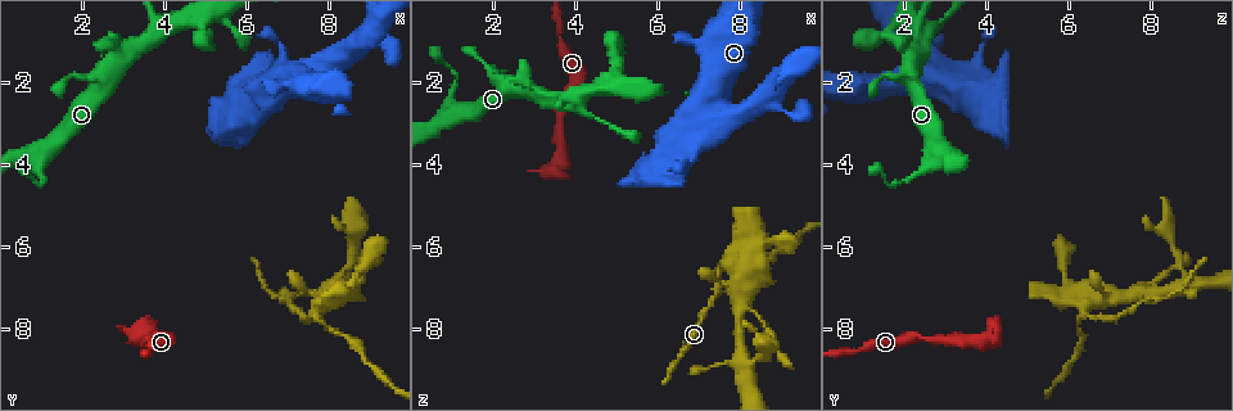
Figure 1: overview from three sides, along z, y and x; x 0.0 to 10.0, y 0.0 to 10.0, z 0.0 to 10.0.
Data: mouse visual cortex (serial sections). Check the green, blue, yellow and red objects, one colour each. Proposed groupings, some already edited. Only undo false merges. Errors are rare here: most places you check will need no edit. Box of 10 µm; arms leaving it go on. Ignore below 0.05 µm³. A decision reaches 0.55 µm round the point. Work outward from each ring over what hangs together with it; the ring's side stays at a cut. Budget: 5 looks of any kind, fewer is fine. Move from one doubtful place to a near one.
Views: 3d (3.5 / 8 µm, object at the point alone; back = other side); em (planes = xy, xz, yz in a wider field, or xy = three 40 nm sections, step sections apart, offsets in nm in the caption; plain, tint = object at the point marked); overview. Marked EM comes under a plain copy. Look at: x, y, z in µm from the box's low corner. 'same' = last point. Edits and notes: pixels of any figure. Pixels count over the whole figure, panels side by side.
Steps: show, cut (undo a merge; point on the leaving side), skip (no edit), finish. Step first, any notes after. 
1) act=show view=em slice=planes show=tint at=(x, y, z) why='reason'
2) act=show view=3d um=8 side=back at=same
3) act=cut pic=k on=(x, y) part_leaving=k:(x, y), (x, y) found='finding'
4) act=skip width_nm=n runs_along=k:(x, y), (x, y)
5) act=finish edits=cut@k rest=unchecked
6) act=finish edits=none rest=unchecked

act=show view=3d um=3.5 at=(9.40, 1.10, 2.85) why='sharp bend'

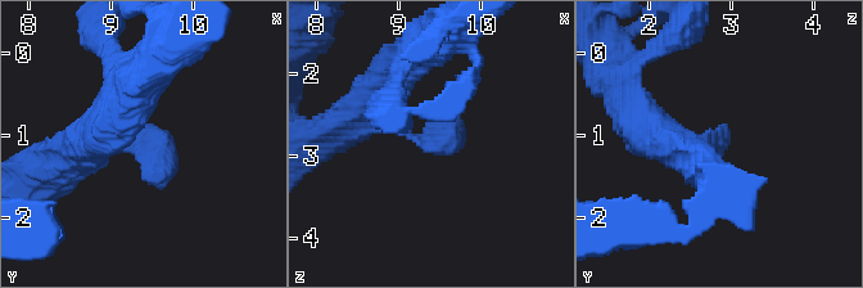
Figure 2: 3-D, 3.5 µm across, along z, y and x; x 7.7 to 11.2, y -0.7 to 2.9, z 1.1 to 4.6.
act=show view=em slice=planes show=tint at=(9.40, 1.10, 2.80) why='shape alone is not enough'

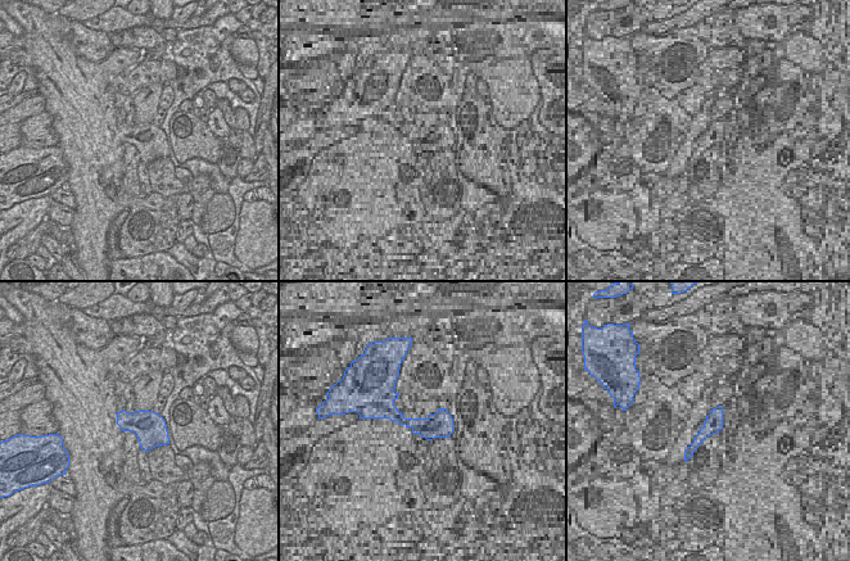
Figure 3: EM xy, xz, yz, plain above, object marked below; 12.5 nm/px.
act=skip runs_along=2:(71, 158), (147, 142), (147, 181) found='one cell here'

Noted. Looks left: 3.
act=show view=3d um=3.5 at=(8.05, 7.25, 6.55) why='sharp bend'

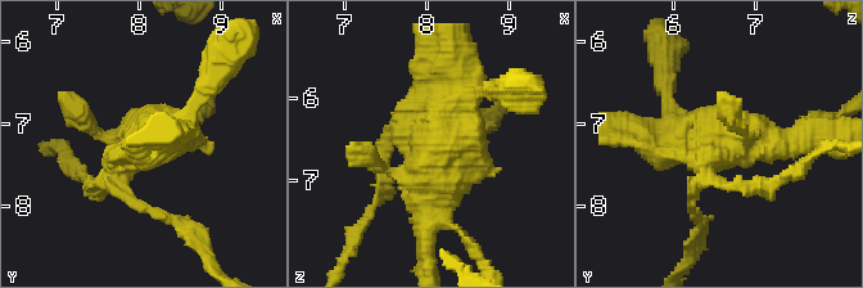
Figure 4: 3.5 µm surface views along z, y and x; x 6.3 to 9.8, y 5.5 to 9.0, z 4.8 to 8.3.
act=show view=em slice=xy step=3 show=tint at=(8.00, 7.35, 6.55)

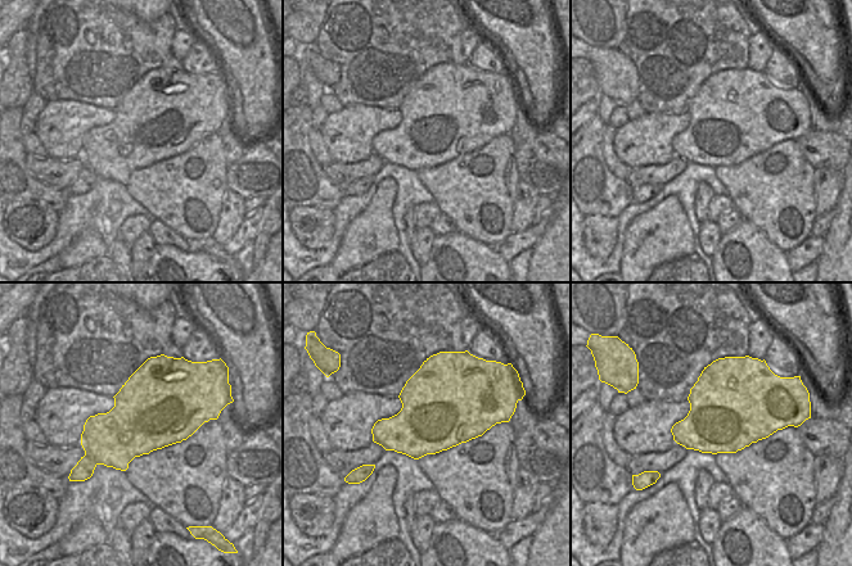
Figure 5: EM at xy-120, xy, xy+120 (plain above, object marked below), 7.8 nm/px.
act=cut pic=4 on=(111, 138) part_leaving=4:(111, 172), (147, 142), (139, 138) found='two cells meet here'

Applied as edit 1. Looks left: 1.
act=finish edits=cut@4 rest=unchecked

